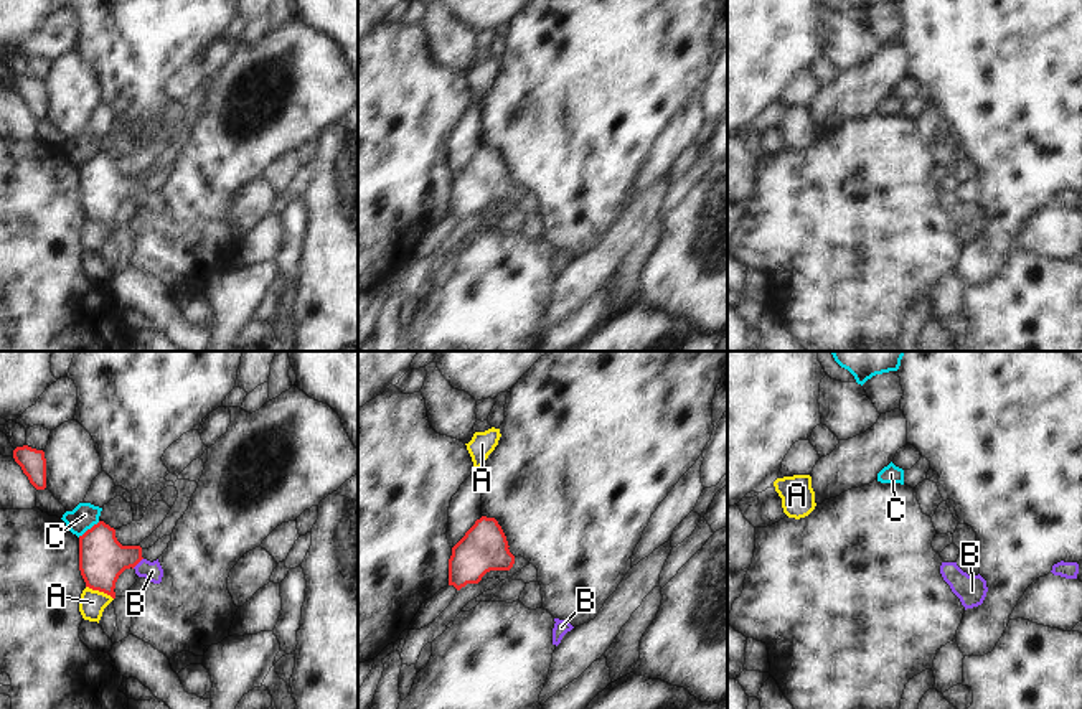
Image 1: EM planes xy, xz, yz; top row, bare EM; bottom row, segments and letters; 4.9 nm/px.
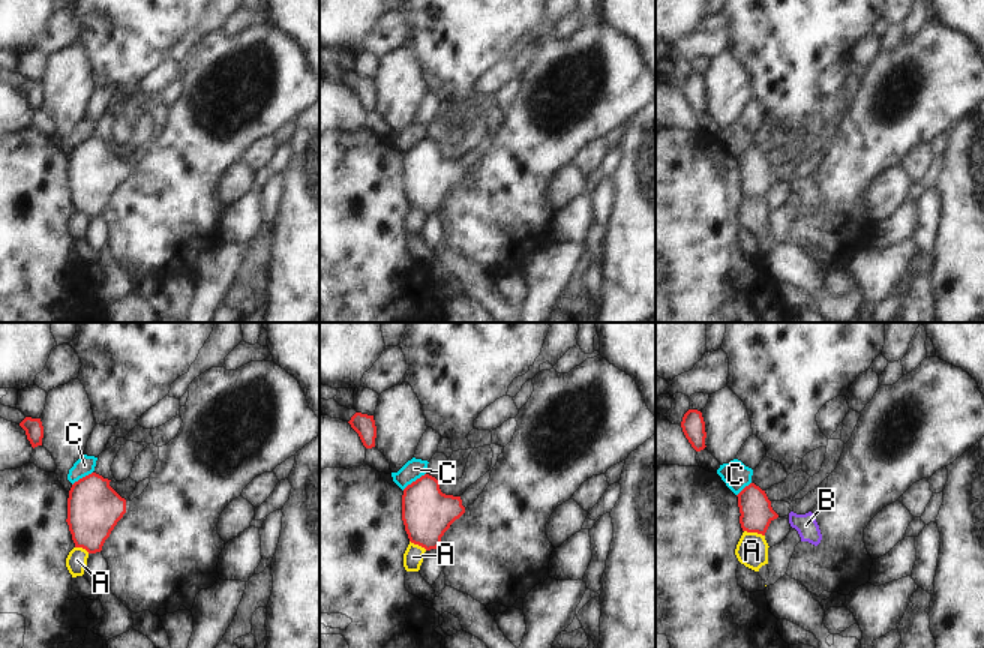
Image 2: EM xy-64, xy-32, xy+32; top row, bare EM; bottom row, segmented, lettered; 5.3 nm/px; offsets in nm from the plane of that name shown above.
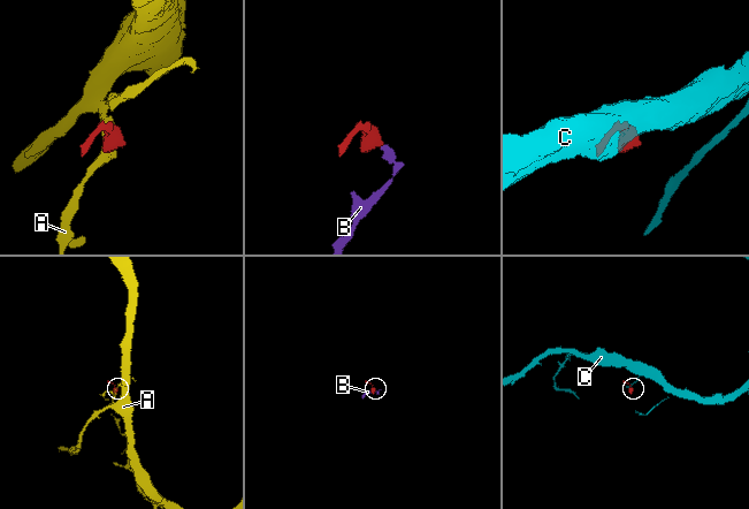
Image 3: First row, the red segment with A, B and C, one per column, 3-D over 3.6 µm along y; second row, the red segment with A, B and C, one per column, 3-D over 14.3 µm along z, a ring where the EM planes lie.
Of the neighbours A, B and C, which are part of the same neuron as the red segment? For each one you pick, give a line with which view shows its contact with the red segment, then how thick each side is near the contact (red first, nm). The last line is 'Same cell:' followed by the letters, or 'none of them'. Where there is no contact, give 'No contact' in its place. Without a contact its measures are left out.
B: Touches red in xy. Thickness 220 nm (red) against 100 nm
Same cell: B.

